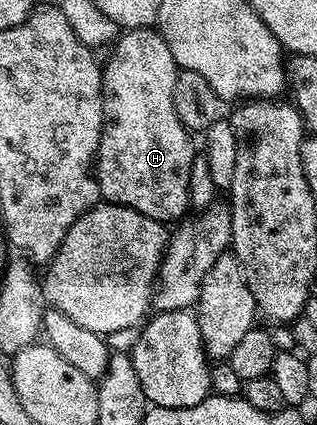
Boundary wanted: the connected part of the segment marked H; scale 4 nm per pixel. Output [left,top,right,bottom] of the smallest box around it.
[94,27,198,223]

